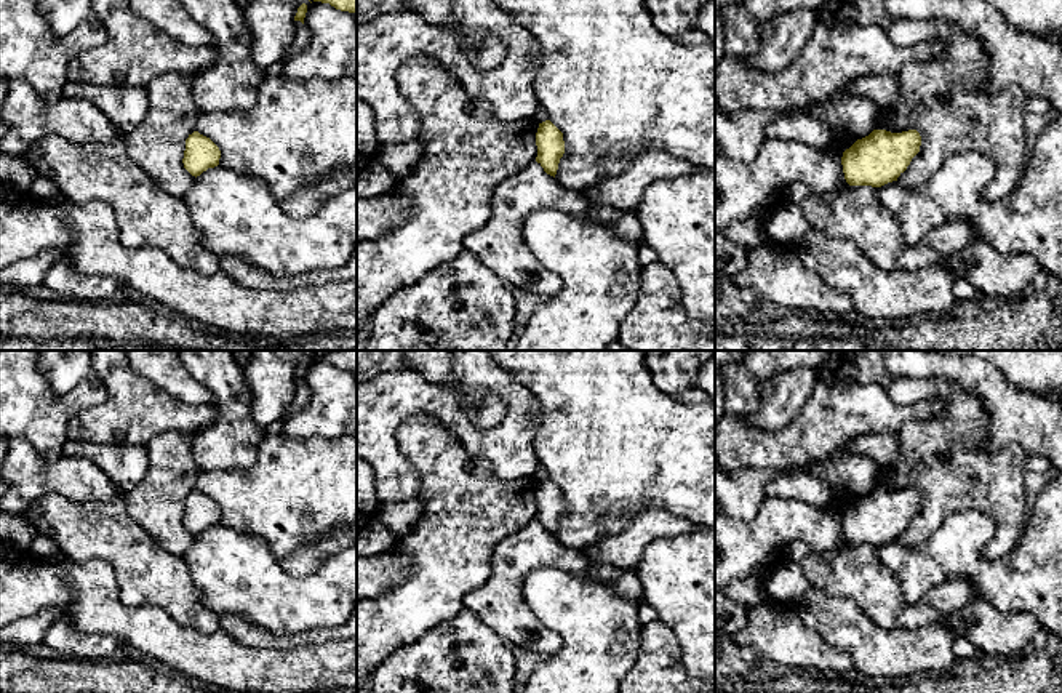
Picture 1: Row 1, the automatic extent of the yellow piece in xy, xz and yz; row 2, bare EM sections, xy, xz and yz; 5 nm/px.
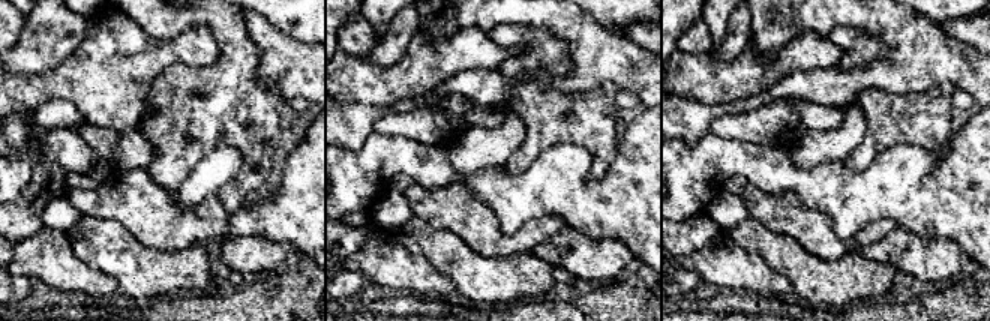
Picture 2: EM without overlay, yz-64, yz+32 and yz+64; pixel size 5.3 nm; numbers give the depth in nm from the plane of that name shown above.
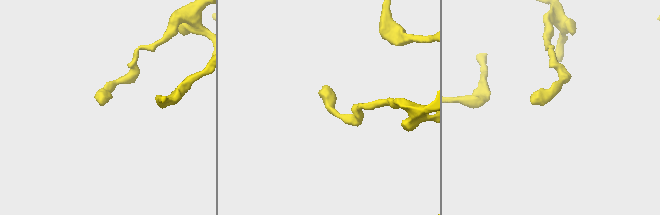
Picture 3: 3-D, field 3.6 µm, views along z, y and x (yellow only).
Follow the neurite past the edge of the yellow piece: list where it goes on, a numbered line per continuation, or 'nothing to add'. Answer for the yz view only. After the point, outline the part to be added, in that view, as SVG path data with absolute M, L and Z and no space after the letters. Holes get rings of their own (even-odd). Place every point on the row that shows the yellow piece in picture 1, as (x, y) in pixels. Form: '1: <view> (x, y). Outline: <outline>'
nothing to add

